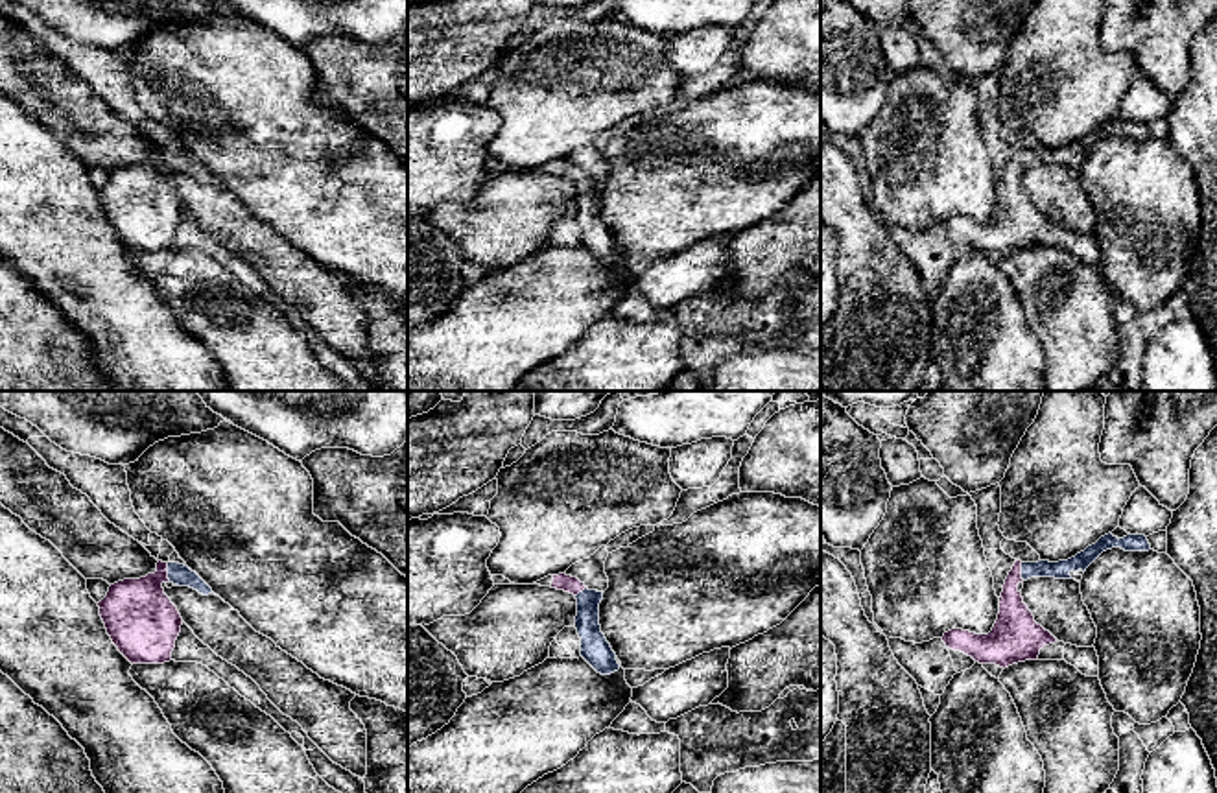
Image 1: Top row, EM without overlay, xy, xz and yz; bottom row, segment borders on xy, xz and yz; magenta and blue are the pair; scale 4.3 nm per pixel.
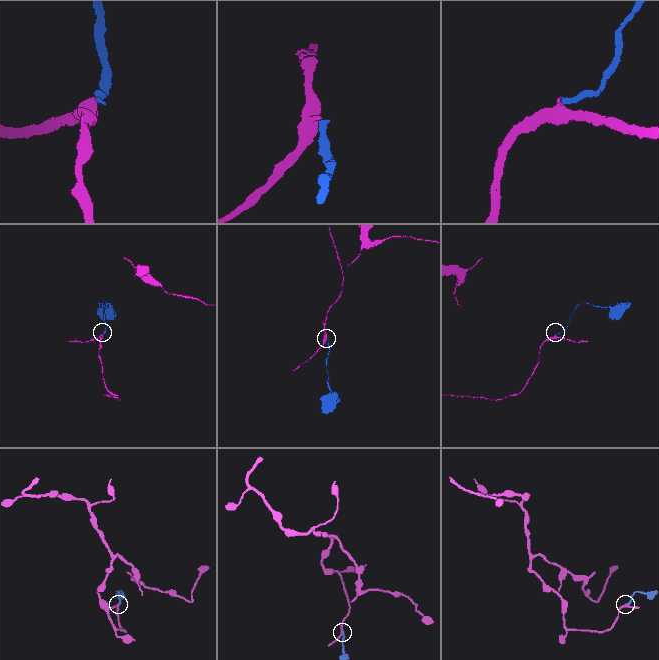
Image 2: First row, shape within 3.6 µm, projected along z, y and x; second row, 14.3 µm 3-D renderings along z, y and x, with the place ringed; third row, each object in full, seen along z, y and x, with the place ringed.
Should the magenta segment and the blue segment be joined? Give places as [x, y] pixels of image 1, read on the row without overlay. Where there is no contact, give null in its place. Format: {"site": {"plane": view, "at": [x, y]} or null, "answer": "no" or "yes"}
{"site": {"plane": "xy", "at": [166, 159]}, "answer": "yes"}

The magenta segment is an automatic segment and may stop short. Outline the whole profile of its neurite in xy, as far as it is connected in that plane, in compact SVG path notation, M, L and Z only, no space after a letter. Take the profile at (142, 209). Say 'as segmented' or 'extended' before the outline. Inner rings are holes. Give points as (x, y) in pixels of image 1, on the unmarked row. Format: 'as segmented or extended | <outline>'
extended | M159 148L155 160L111 172L98 190L107 221L131 251L171 247L183 205L164 181L164 170L190 173L203 183L214 181L188 153Z

